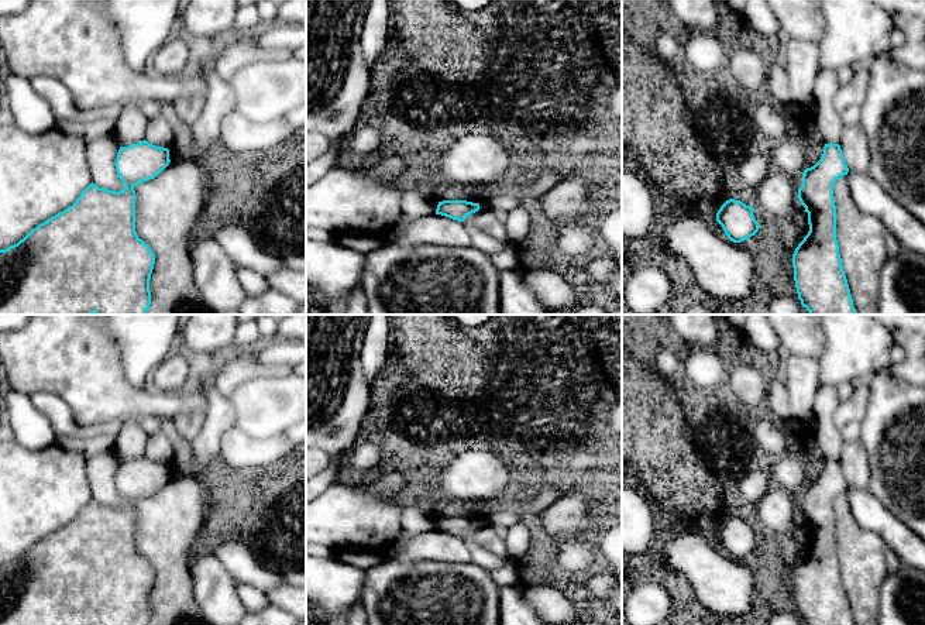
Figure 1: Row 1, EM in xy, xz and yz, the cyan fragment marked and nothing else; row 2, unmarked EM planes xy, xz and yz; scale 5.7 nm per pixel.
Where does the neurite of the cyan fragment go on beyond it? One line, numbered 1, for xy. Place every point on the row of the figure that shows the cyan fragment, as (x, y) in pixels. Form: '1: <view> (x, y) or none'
1: none

